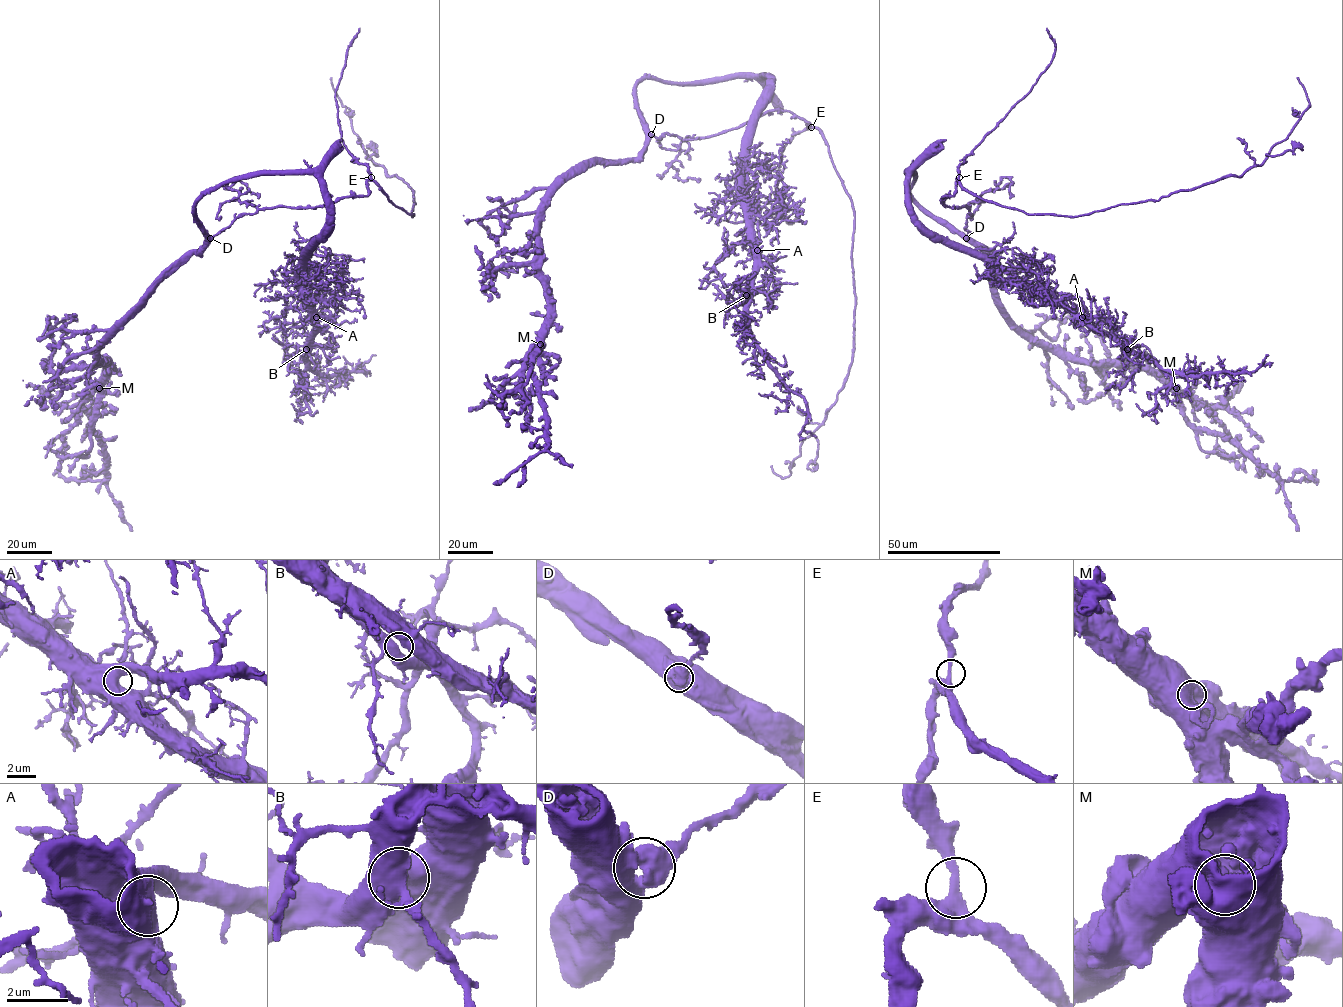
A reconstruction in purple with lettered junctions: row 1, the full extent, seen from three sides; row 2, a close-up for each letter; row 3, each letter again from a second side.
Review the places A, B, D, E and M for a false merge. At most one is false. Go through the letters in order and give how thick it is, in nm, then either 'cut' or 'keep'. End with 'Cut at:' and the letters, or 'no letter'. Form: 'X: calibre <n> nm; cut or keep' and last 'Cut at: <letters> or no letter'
A: calibre 750 nm; keep
B: calibre 480 nm; keep
D: calibre 750 nm; cut
E: calibre 420 nm; keep
M: calibre 650 nm; keep
Cut at: D

